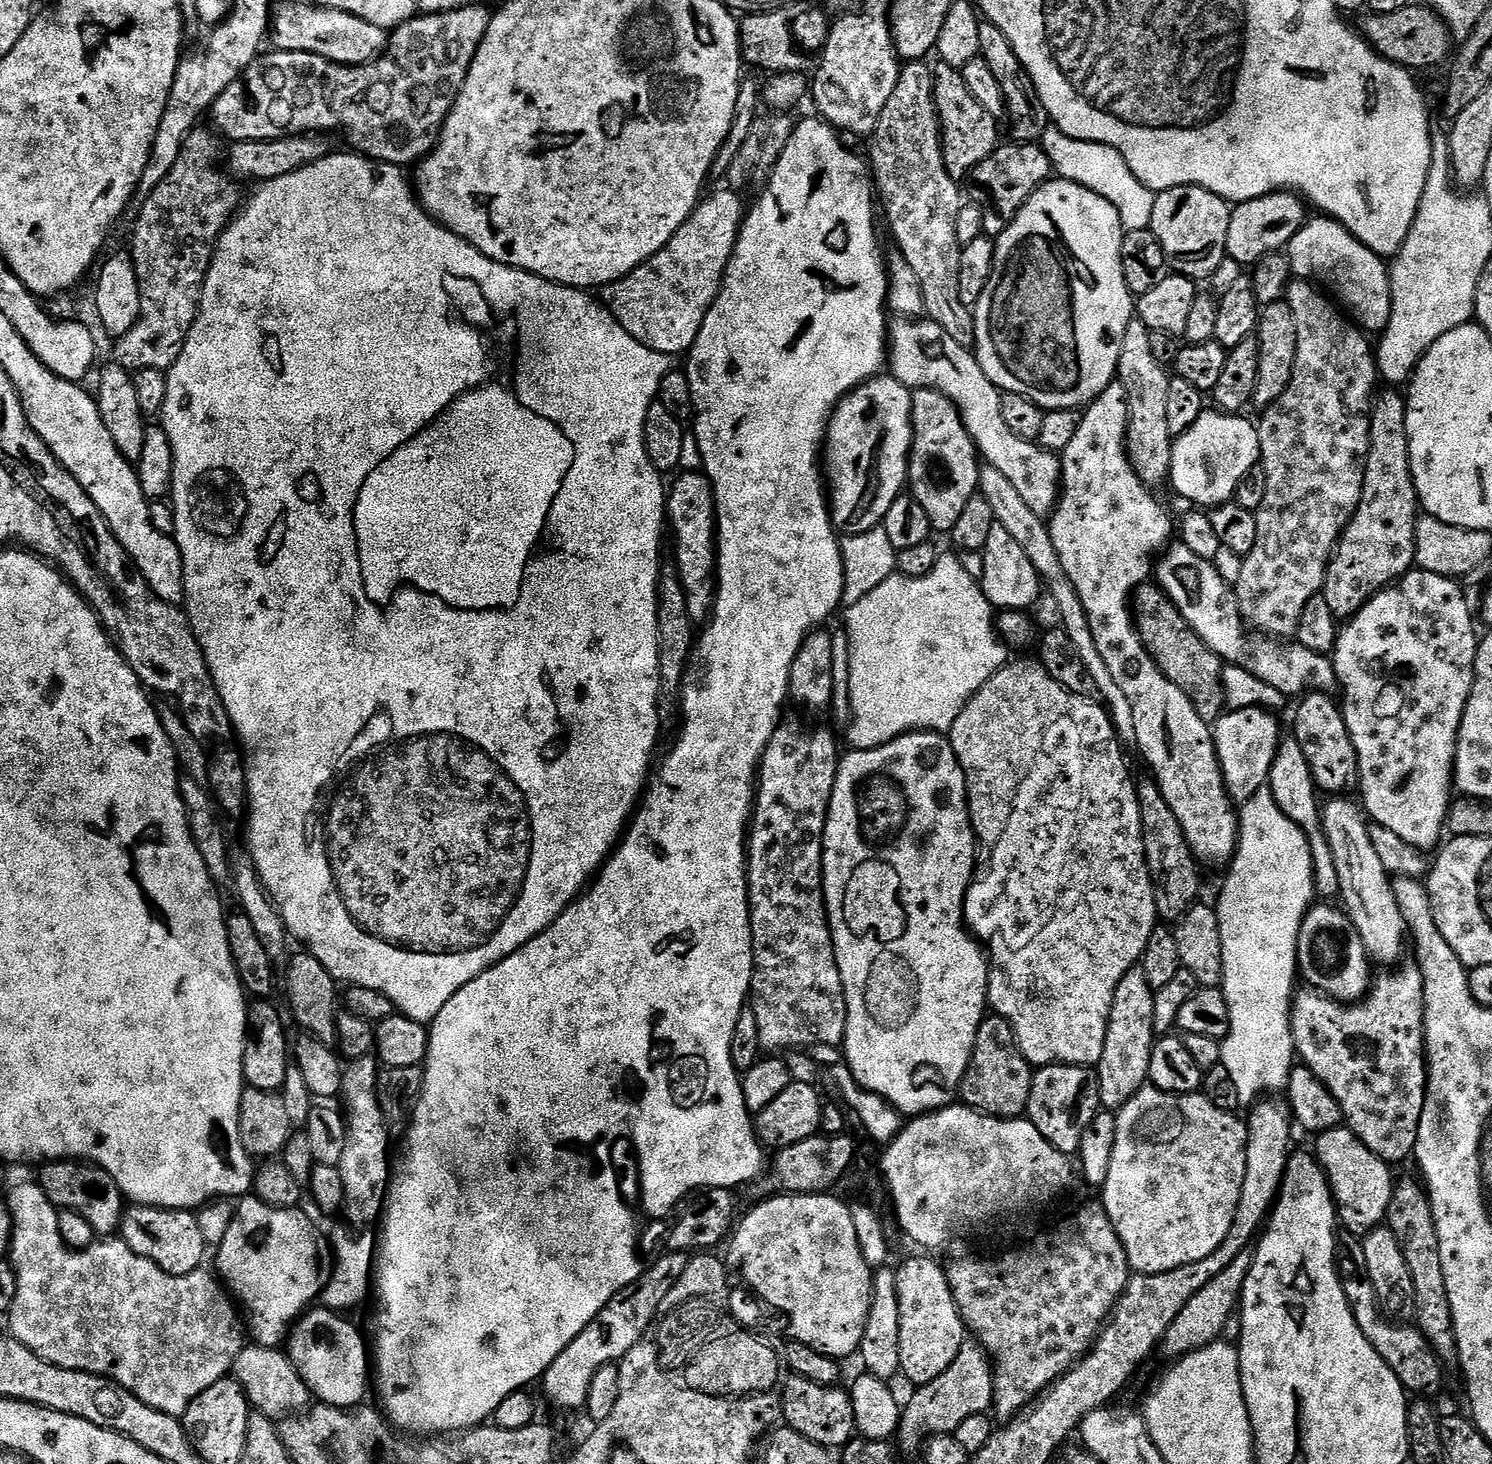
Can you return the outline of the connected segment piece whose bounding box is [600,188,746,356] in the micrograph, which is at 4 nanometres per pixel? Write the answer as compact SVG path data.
M722 188L709 197L707 195L658 254L652 255L630 274L601 289L601 301L608 305L620 325L643 345L655 352L671 356L683 355L692 348L702 322L705 321L706 314L712 308L724 283L725 268L733 254L740 225L743 224L746 206L744 208L739 196L741 195L735 189L729 188Z

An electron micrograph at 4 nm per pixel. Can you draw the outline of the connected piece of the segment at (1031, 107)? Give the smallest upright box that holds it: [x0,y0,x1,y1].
[978,22,1050,144]

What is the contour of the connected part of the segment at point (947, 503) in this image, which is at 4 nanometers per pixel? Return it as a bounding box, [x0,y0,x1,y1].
[907,388,981,533]

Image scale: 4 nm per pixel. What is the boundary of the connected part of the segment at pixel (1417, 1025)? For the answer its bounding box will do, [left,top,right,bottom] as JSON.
[1292,963,1428,1162]

